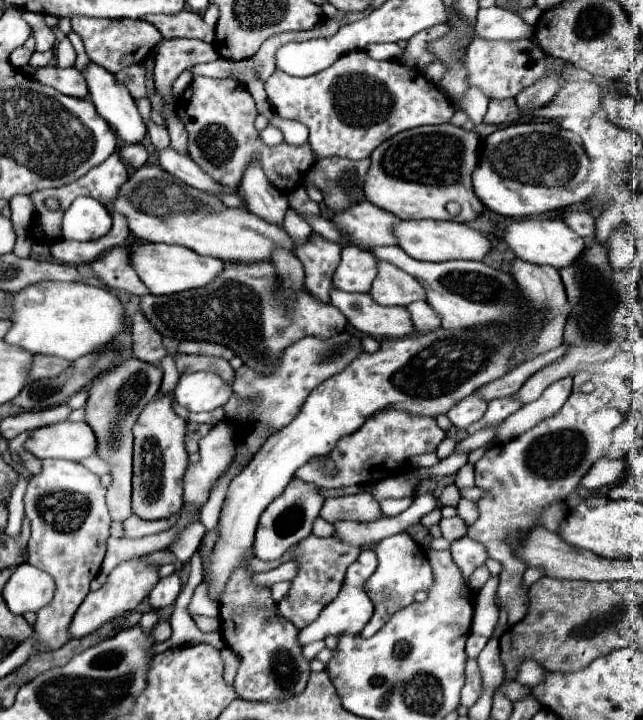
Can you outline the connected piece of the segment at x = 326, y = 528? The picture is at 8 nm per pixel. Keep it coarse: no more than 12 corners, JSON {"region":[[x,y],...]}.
{"region":[[317,518],[313,524],[315,536],[333,536],[333,524]]}

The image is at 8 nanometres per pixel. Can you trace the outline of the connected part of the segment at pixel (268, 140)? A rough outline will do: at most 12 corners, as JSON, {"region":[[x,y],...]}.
{"region":[[275,126],[261,132],[265,144],[275,146],[283,140],[283,134]]}

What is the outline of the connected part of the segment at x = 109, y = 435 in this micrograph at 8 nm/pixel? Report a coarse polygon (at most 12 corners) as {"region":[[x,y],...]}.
{"region":[[125,360],[85,404],[109,464],[107,508],[131,516],[133,426],[155,398],[159,366]]}

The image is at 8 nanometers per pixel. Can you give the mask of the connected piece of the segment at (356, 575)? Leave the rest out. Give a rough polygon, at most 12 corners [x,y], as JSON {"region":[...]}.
{"region":[[365,548],[347,568],[343,588],[299,632],[307,646],[339,632],[359,634],[373,614],[363,592],[378,565]]}

